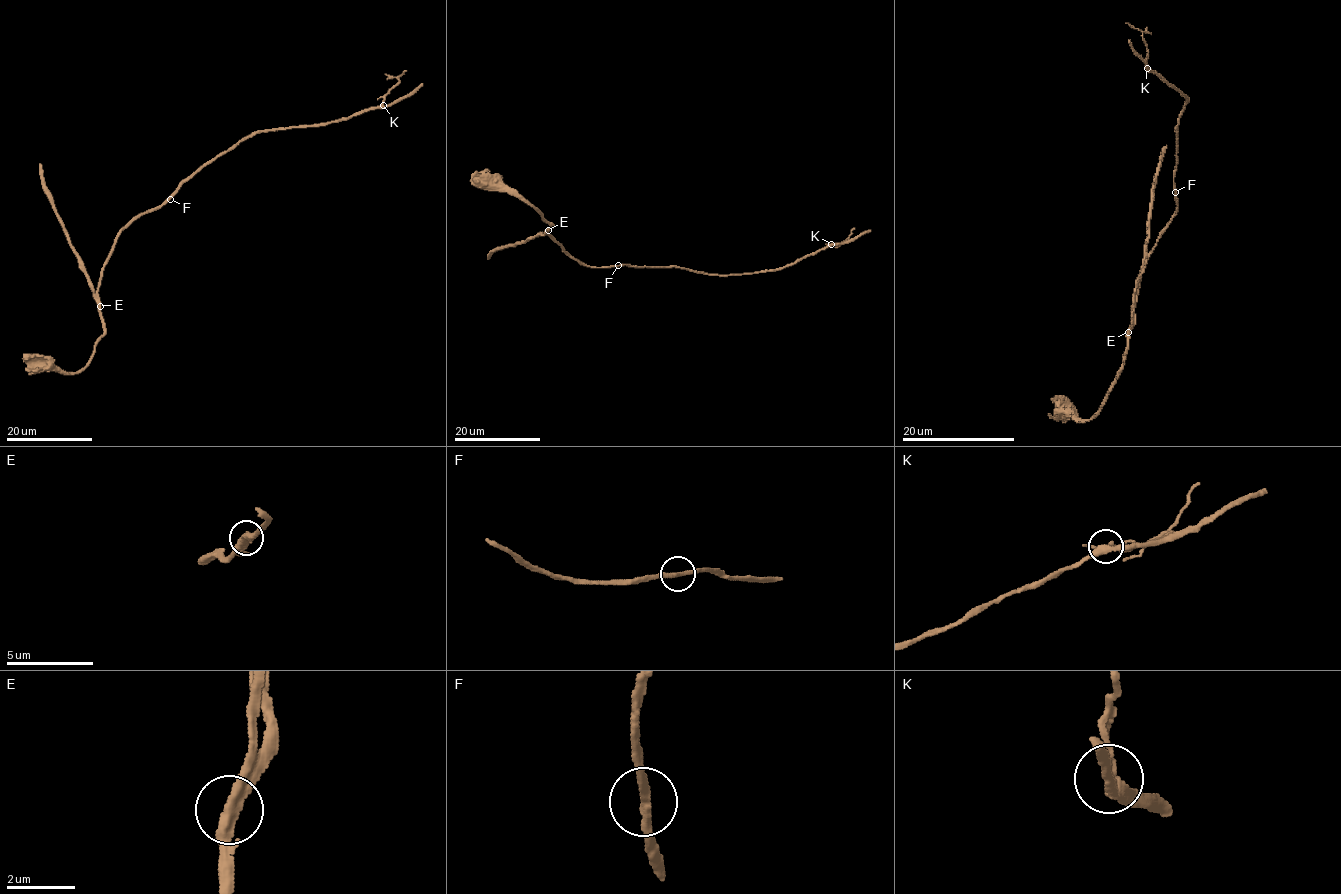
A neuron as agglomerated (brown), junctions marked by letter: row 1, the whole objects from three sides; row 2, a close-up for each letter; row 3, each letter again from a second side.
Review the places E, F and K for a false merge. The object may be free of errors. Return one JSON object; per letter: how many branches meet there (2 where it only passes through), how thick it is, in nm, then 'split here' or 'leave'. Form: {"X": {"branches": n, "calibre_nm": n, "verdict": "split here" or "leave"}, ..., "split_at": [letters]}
{"E": {"branches": 2, "calibre_nm": 440, "verdict": "split here"}, "F": {"branches": 2, "calibre_nm": 260, "verdict": "leave"}, "K": {"branches": 3, "calibre_nm": 320, "verdict": "leave"}, "split_at": ["E"]}

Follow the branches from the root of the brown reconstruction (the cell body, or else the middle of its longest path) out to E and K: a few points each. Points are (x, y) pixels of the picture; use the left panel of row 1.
E: (169, 197), (160, 205), (136, 216), (121, 231), (102, 270), (97, 292), (99, 306)
K: (169, 197), (204, 166), (256, 133), (330, 123), (383, 105)

